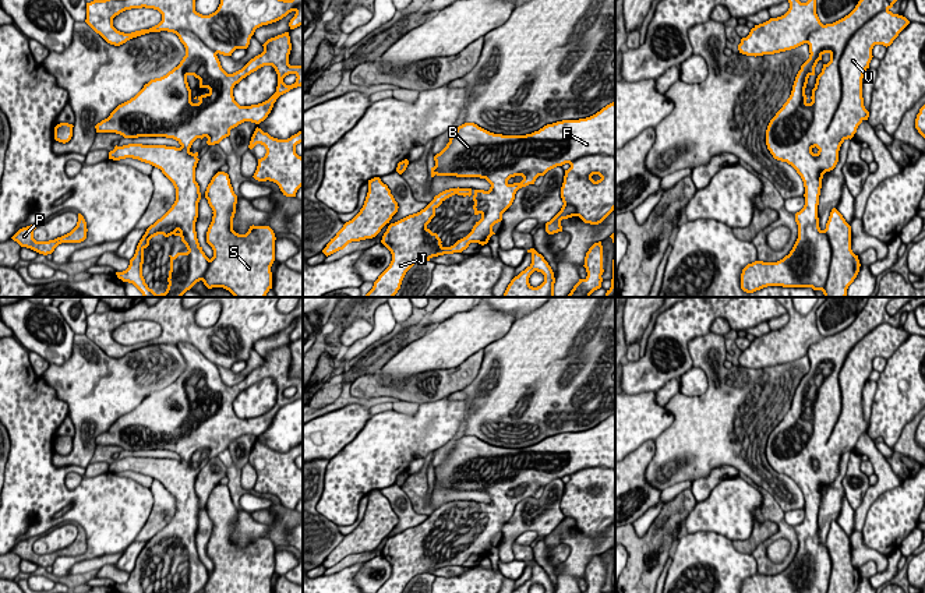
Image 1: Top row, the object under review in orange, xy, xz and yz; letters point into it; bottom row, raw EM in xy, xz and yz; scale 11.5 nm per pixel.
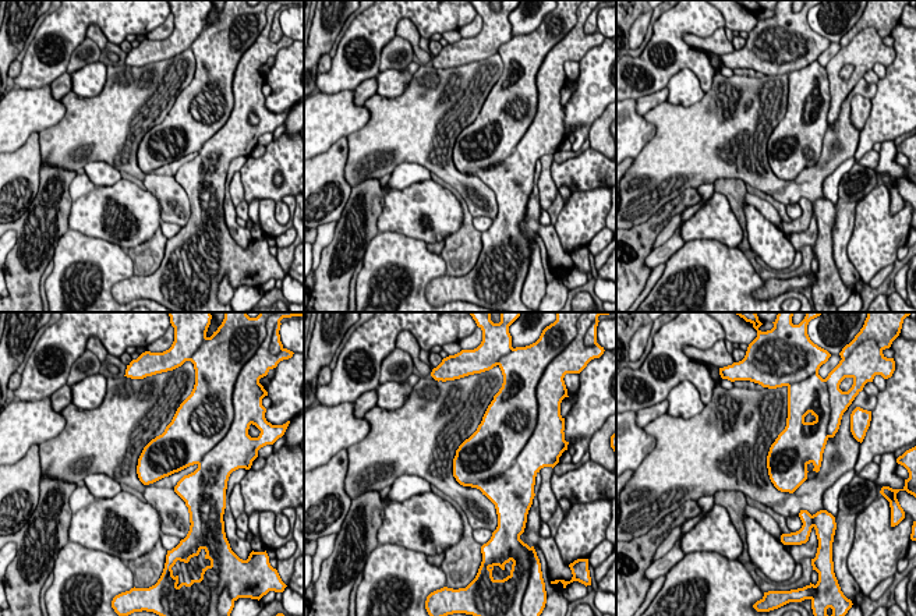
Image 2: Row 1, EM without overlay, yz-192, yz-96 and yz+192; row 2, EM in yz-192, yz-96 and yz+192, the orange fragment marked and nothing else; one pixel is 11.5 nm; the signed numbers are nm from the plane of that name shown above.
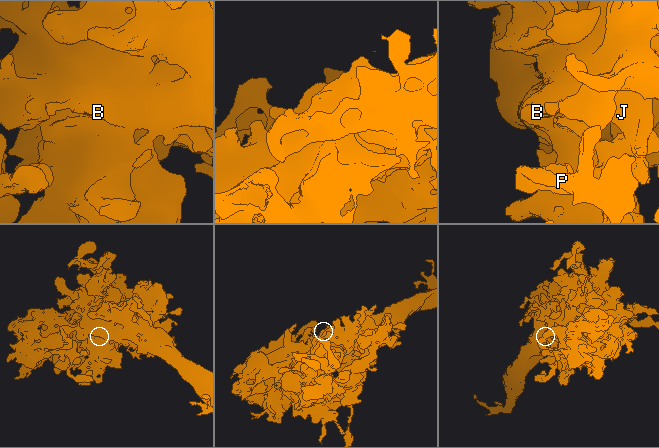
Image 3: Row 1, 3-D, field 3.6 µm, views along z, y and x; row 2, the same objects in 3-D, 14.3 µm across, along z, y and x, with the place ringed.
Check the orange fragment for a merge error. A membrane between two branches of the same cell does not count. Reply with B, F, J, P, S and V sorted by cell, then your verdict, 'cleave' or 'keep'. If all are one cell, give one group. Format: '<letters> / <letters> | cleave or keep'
B F J P S V | keep

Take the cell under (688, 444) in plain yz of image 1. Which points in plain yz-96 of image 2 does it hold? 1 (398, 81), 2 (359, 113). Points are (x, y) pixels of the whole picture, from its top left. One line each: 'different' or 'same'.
1: different
2: different

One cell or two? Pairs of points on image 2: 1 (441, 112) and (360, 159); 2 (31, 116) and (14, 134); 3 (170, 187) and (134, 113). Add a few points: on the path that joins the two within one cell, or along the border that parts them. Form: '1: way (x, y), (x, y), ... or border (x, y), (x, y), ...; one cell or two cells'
1: way (421, 124), (398, 131), (379, 147); one cell
2: way (27, 120), (17, 130); one cell
3: way (148, 180), (128, 163), (128, 135); one cell

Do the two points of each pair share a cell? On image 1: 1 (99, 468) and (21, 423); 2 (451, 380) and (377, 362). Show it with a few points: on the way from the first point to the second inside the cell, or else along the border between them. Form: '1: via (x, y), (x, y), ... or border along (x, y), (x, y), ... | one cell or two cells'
1: border along (108, 470), (94, 476), (84, 475) | two cells
2: border along (377, 371), (362, 374), (350, 383) | two cells

